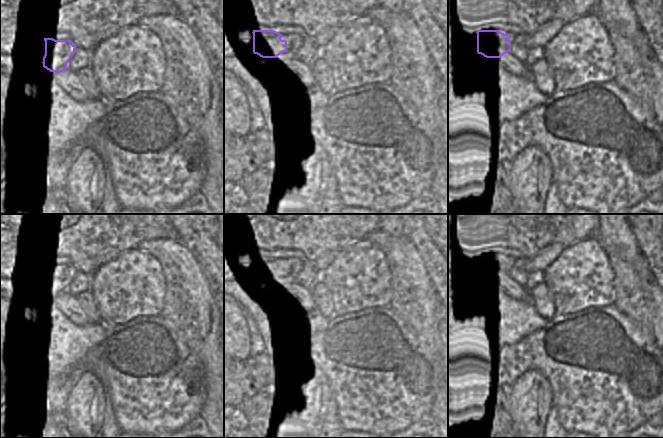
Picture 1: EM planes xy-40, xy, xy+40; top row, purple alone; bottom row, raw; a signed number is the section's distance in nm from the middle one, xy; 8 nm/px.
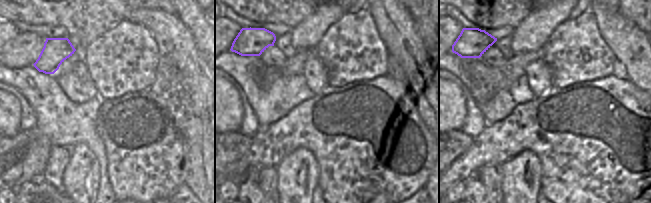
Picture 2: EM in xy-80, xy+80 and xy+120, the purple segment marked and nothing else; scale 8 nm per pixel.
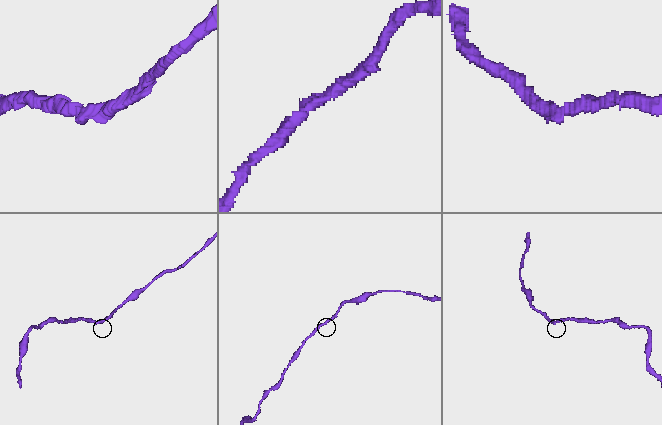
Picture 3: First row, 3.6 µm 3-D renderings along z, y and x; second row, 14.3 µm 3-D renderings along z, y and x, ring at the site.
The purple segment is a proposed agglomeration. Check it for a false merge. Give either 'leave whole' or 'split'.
leave whole

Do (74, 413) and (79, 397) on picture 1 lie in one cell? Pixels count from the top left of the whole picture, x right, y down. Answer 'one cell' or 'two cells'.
one cell

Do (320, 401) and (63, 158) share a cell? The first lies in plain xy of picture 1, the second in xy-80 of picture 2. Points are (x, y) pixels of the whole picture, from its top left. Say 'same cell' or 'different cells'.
different cells

